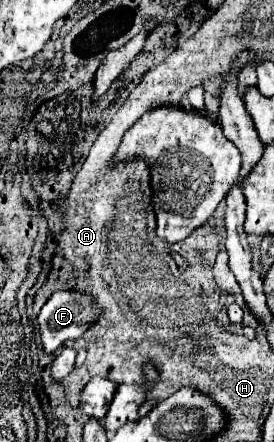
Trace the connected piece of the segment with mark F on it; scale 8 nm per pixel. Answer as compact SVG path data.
M74 290L54 292L54 294L50 296L50 300L42 306L42 312L40 312L40 316L38 316L44 350L46 350L48 354L52 354L52 352L56 352L66 340L80 338L88 328L92 328L92 326L100 320L100 314L102 314L102 312L104 312L104 308L98 308L98 306L96 306L96 300L94 300L90 294L74 292Z

